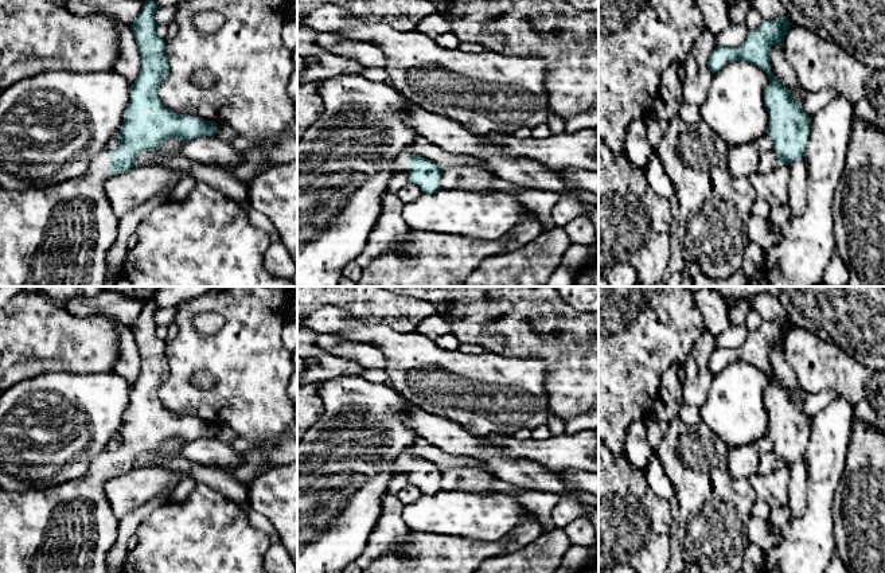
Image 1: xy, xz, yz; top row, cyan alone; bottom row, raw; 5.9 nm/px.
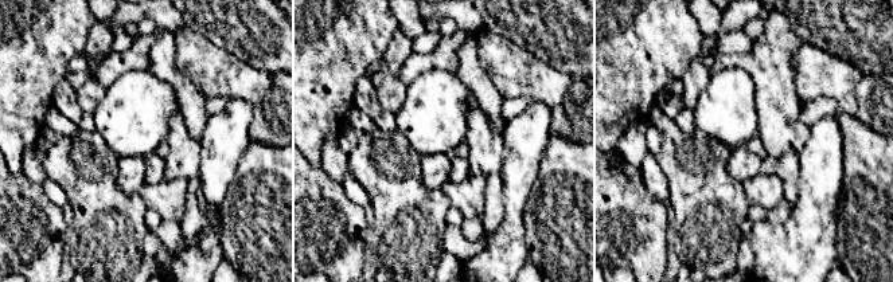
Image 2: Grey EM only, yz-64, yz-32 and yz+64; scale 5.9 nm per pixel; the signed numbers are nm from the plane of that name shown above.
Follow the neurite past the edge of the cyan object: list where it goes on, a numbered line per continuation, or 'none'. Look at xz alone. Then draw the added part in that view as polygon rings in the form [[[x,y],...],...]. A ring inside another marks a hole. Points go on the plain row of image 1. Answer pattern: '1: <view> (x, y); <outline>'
1: xz (402, 462); [[[414,452],[401,453],[395,463],[394,475],[409,475],[409,459],[417,456]]]

